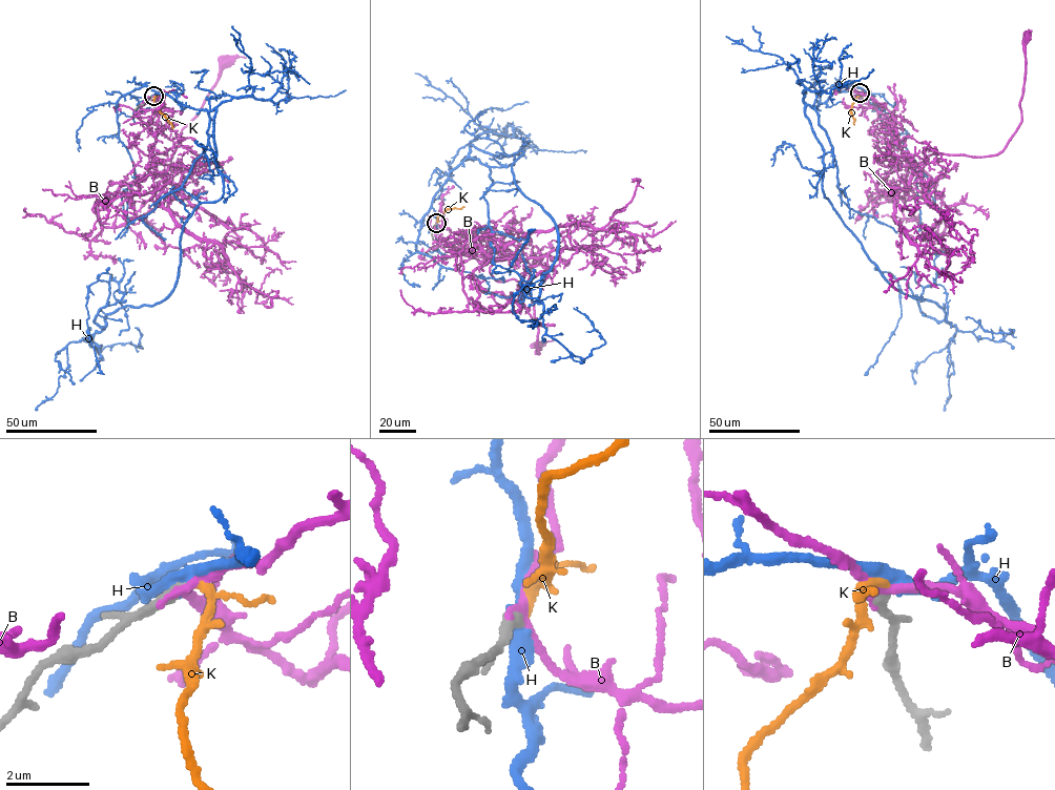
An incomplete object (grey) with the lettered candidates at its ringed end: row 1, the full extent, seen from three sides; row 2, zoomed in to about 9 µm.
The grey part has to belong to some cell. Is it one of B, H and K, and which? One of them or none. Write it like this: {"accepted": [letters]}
{"accepted": ["K"]}

